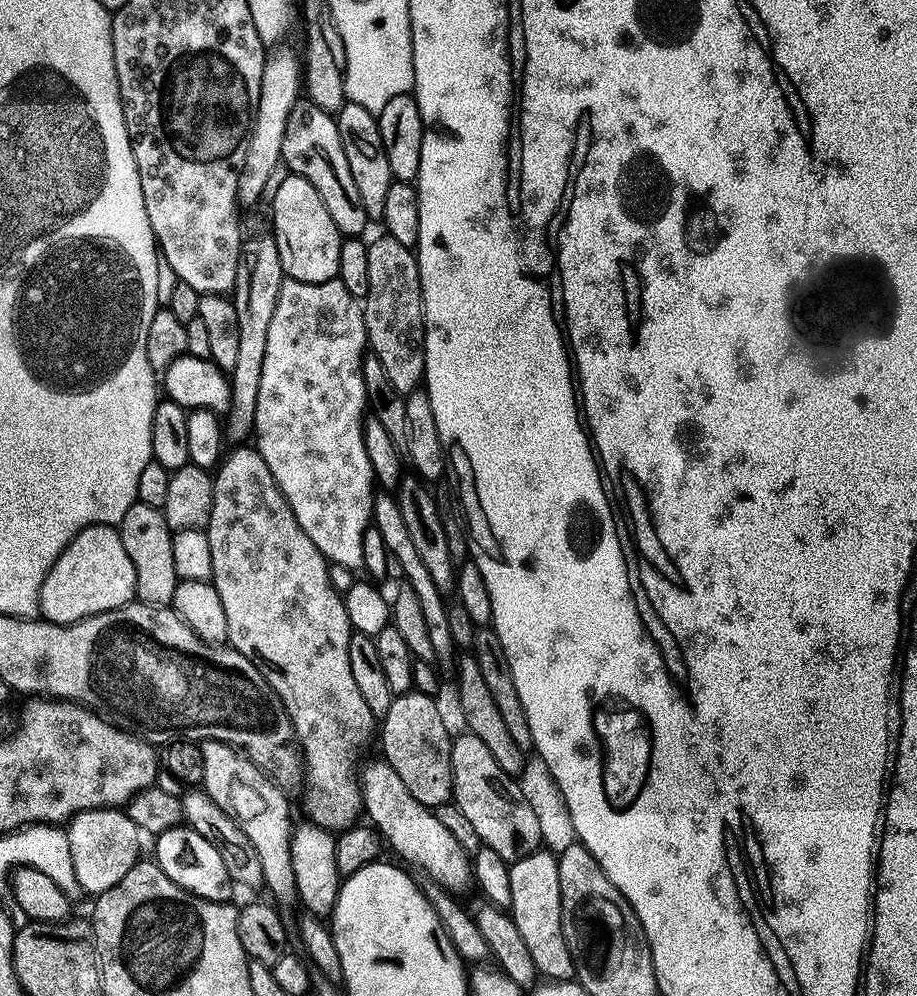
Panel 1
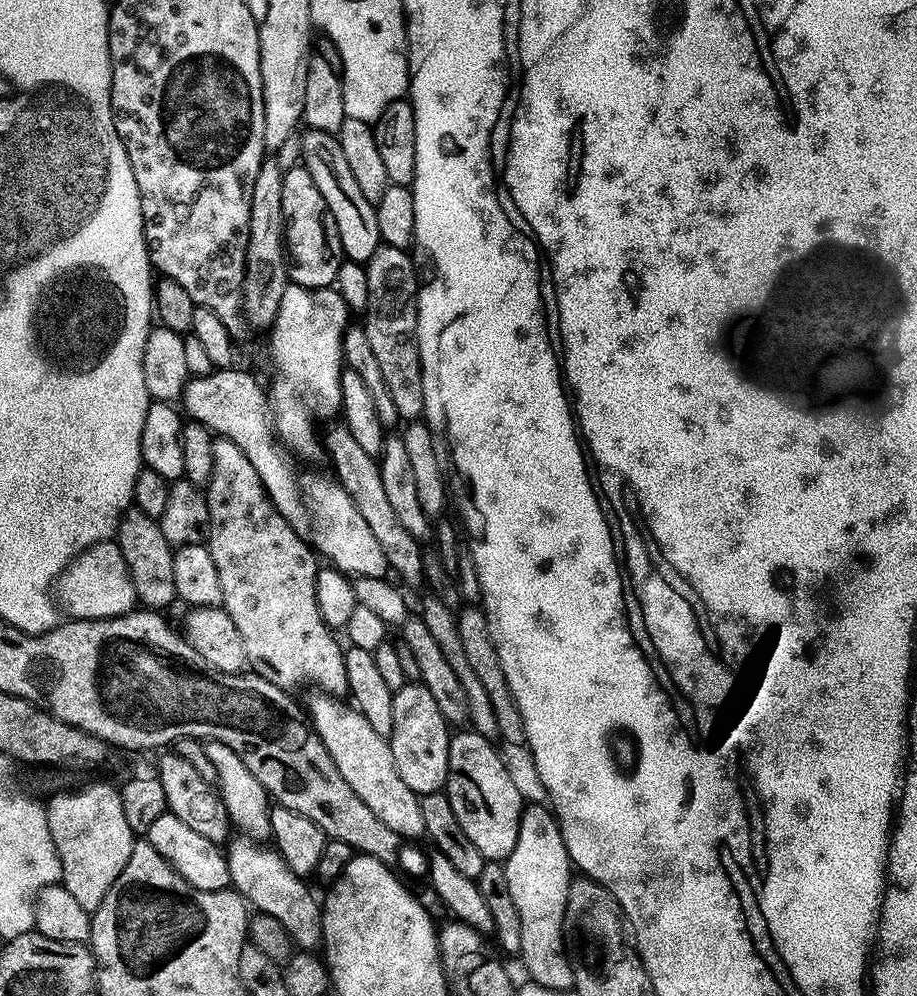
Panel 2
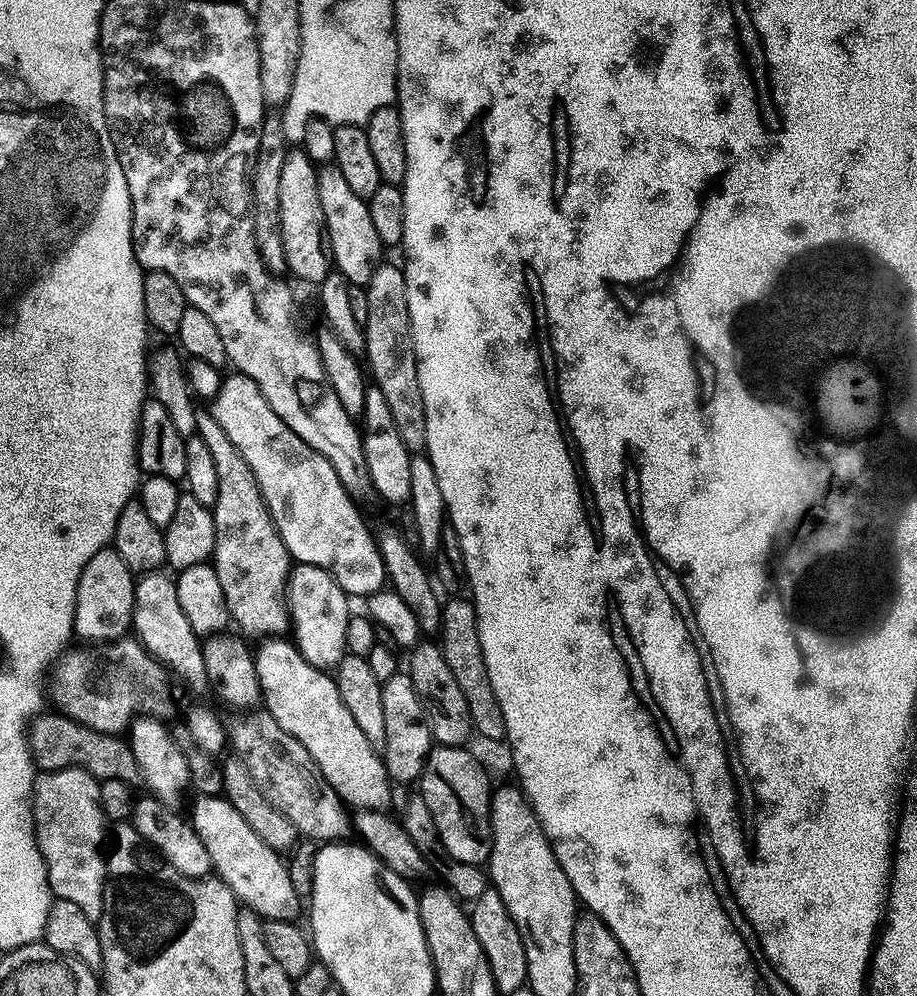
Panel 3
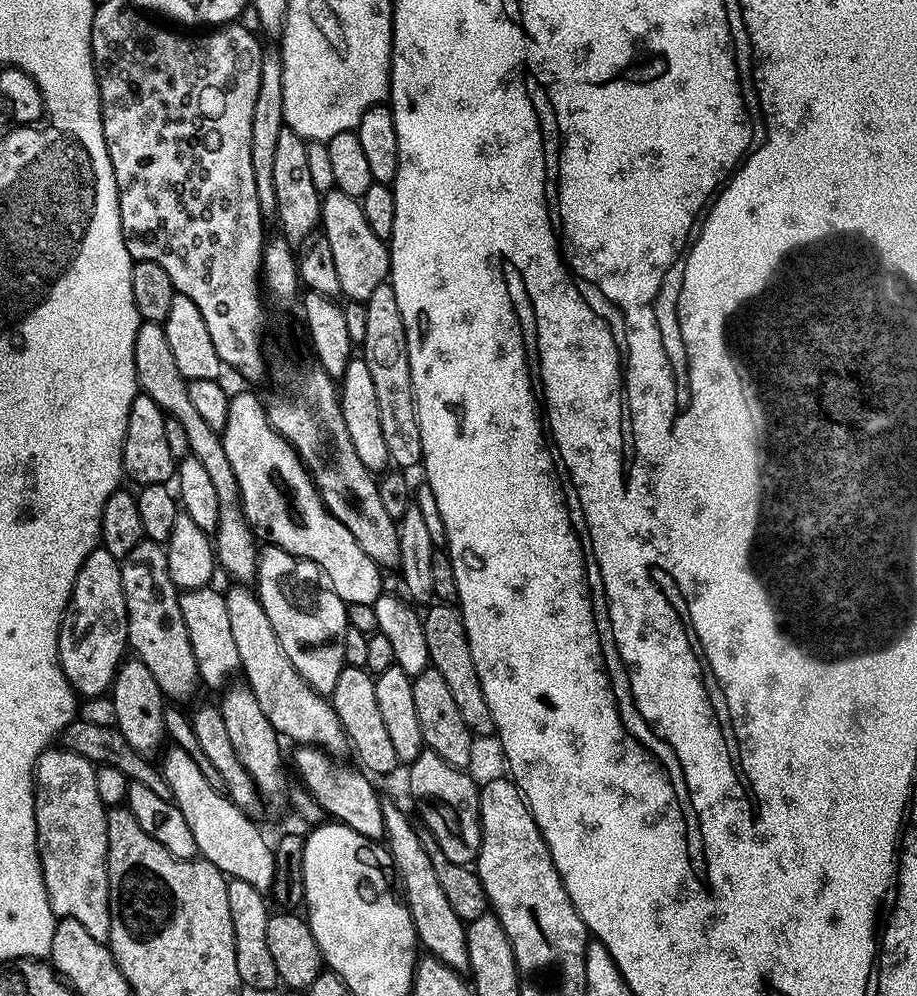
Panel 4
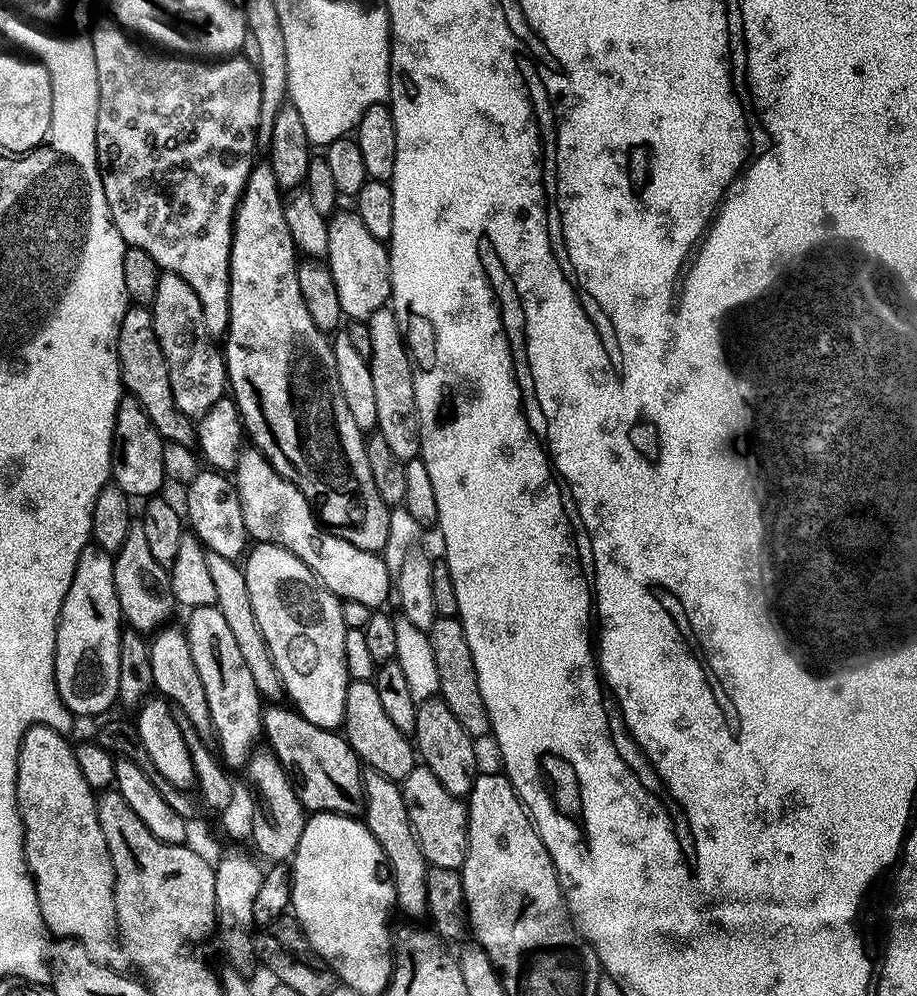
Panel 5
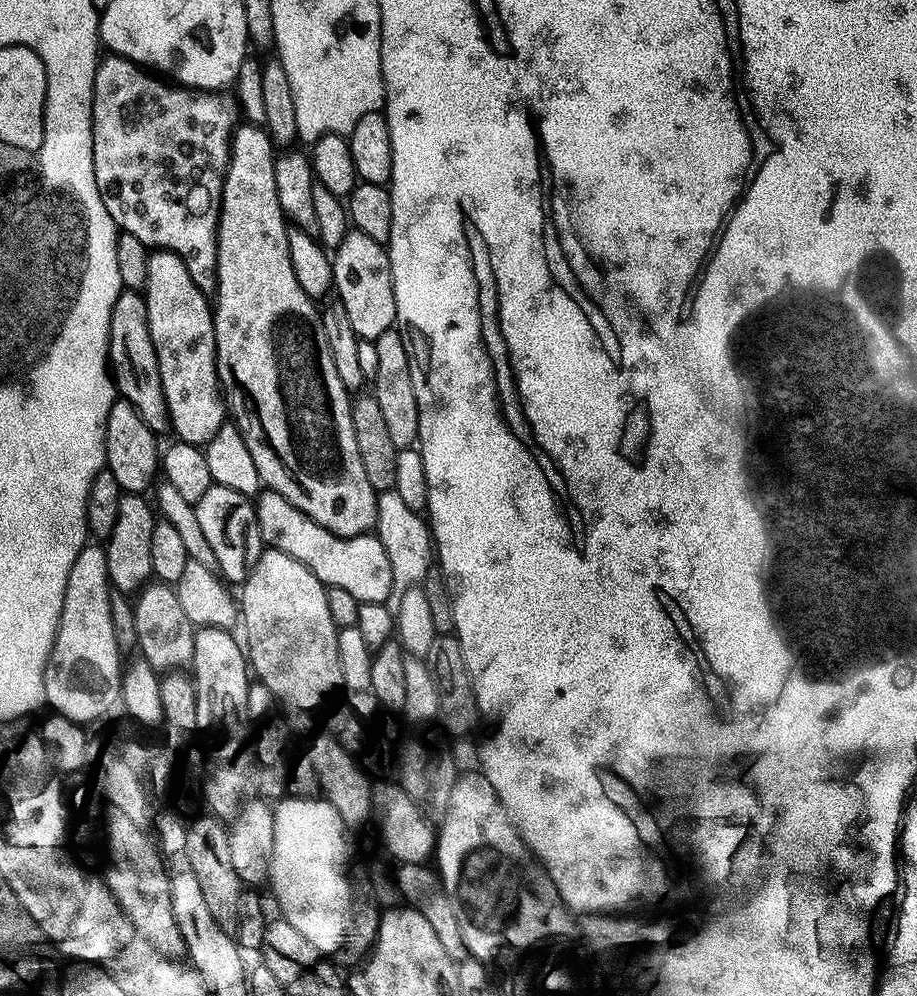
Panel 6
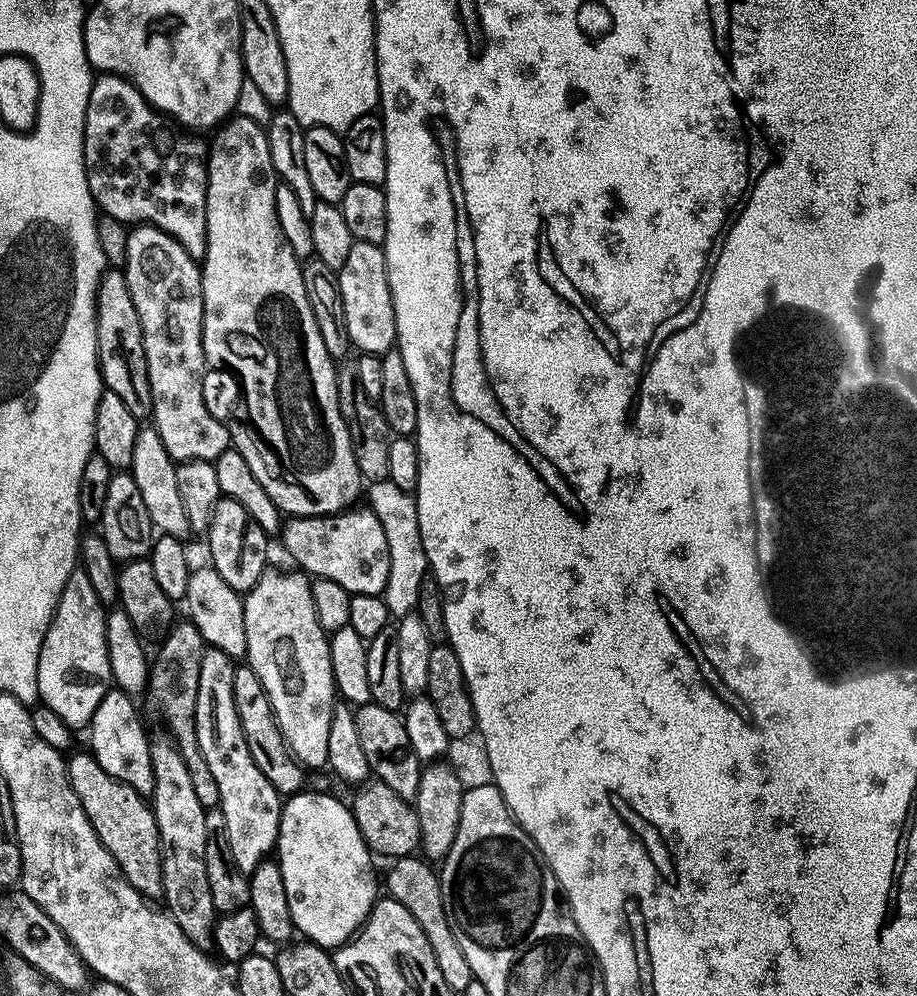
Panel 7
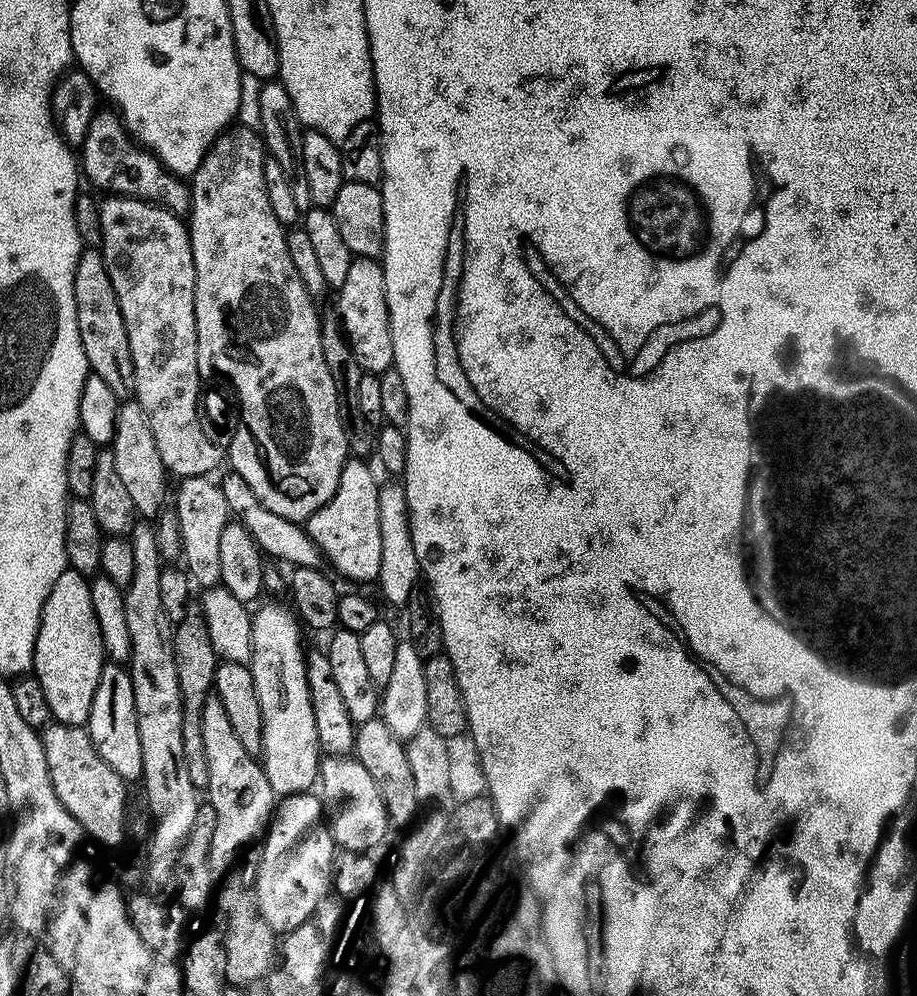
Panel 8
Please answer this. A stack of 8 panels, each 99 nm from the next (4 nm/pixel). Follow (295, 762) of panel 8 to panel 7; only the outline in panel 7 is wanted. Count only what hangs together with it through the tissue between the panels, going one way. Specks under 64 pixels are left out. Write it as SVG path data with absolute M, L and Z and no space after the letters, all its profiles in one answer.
M265 568L262 578L243 597L246 622L246 657L258 682L262 682L266 698L272 707L278 730L292 752L292 758L305 769L324 768L328 763L326 738L330 735L330 718L338 693L330 666L329 633L319 624L312 598L312 585L303 571L283 572L280 568Z

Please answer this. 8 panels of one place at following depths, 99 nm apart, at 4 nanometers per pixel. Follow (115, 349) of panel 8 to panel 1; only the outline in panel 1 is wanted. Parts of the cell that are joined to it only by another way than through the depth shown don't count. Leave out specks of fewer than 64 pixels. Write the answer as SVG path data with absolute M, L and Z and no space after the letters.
M233 447L215 469L212 485L214 486L214 506L210 510L210 522L206 529L210 538L210 558L212 559L210 582L218 590L218 598L222 598L222 610L226 610L227 643L246 658L250 658L250 662L254 662L254 666L260 671L262 678L266 678L266 682L270 682L270 686L278 694L278 698L283 702L284 708L288 712L304 762L302 793L304 792L304 812L308 815L305 817L311 823L322 826L333 834L339 834L344 829L353 827L361 819L364 794L360 790L360 772L358 771L358 765L361 763L360 751L367 746L368 739L371 736L373 739L374 736L372 711L362 699L362 693L359 692L358 685L354 682L354 674L350 674L350 638L353 631L350 618L346 614L344 597L332 587L328 573L330 567L328 557L320 553L318 546L314 546L314 542L310 542L306 530L302 530L302 526L298 526L298 518L294 518L282 490L278 490L278 486L274 482L274 474L270 474L270 466L266 466L266 462L262 462L262 454L256 447Z

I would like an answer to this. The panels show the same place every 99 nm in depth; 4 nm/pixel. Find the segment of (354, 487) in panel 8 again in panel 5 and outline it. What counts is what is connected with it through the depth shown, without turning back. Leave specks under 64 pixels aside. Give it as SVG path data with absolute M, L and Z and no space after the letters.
M254 446L241 451L234 473L236 492L242 502L242 518L253 541L277 544L290 550L341 601L353 600L371 610L387 602L394 588L394 577L387 572L383 555L367 552L342 537L325 530L308 499L296 485L291 484Z

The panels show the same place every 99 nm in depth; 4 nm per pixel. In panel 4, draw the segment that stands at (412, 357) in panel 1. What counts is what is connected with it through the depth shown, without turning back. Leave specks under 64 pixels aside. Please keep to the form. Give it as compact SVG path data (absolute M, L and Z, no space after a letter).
M385 282L370 294L368 300L363 301L366 306L366 338L362 345L362 359L366 362L370 374L374 377L374 391L378 393L378 410L382 414L382 434L386 438L388 459L397 469L409 470L423 461L422 434L418 430L418 414L416 413L416 399L414 386L410 374L410 354L408 353L408 331L402 322L402 310L398 310L398 298L394 298L391 283Z

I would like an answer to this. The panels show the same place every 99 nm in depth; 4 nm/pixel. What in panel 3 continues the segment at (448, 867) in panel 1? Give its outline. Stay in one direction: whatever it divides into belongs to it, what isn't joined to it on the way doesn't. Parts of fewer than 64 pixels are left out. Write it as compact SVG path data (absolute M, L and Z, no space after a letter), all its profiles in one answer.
M268 638L261 644L264 645L260 649L257 647L254 655L263 707L276 719L278 726L286 730L286 734L298 738L298 742L302 742L302 746L310 750L310 758L314 758L326 782L337 792L345 805L356 810L391 809L394 781L388 774L384 757L378 751L377 745L371 744L366 734L362 734L350 710L346 710L346 702L342 702L342 694L338 694L335 679L325 669L315 668L313 664L306 662L306 658L291 639Z

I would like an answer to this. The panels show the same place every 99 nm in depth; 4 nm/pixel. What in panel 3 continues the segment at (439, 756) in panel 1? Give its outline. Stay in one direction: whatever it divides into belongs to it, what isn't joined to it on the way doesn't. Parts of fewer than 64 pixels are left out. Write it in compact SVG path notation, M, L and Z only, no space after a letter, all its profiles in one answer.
M398 670L394 678L383 681L382 710L386 717L386 742L382 746L384 764L393 781L404 784L419 781L428 765L428 756L434 747L432 729L426 719L424 704L420 695L414 690L414 682L408 677L407 671Z

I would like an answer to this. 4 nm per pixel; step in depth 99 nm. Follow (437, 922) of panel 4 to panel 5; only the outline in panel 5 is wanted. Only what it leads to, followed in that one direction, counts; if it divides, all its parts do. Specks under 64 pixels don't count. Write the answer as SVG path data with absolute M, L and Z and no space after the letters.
M371 770L365 771L362 779L364 781L362 820L367 824L370 834L374 834L378 846L382 846L382 854L386 854L388 868L392 871L392 884L396 888L399 911L404 911L408 916L425 915L428 898L426 878L430 865L424 859L420 844L416 841L416 835L410 826L400 784Z

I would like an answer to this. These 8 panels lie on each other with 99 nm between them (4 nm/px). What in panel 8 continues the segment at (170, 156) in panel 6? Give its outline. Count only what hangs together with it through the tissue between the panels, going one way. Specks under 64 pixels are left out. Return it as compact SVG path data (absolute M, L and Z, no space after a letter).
M98 110L92 116L90 126L86 130L82 147L82 172L96 188L105 188L105 193L117 196L134 196L137 200L149 200L151 204L159 204L177 214L184 214L192 206L192 189L181 177L173 176L149 149L139 145L132 139L115 111Z

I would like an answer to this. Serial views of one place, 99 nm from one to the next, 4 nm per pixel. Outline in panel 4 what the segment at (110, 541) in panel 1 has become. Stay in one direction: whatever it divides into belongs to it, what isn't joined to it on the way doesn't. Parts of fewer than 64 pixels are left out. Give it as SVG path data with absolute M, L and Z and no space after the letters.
M97 546L82 562L74 582L68 611L60 621L58 654L60 668L77 697L100 696L109 691L116 679L116 670L126 656L128 615L122 594L121 561L104 547Z

